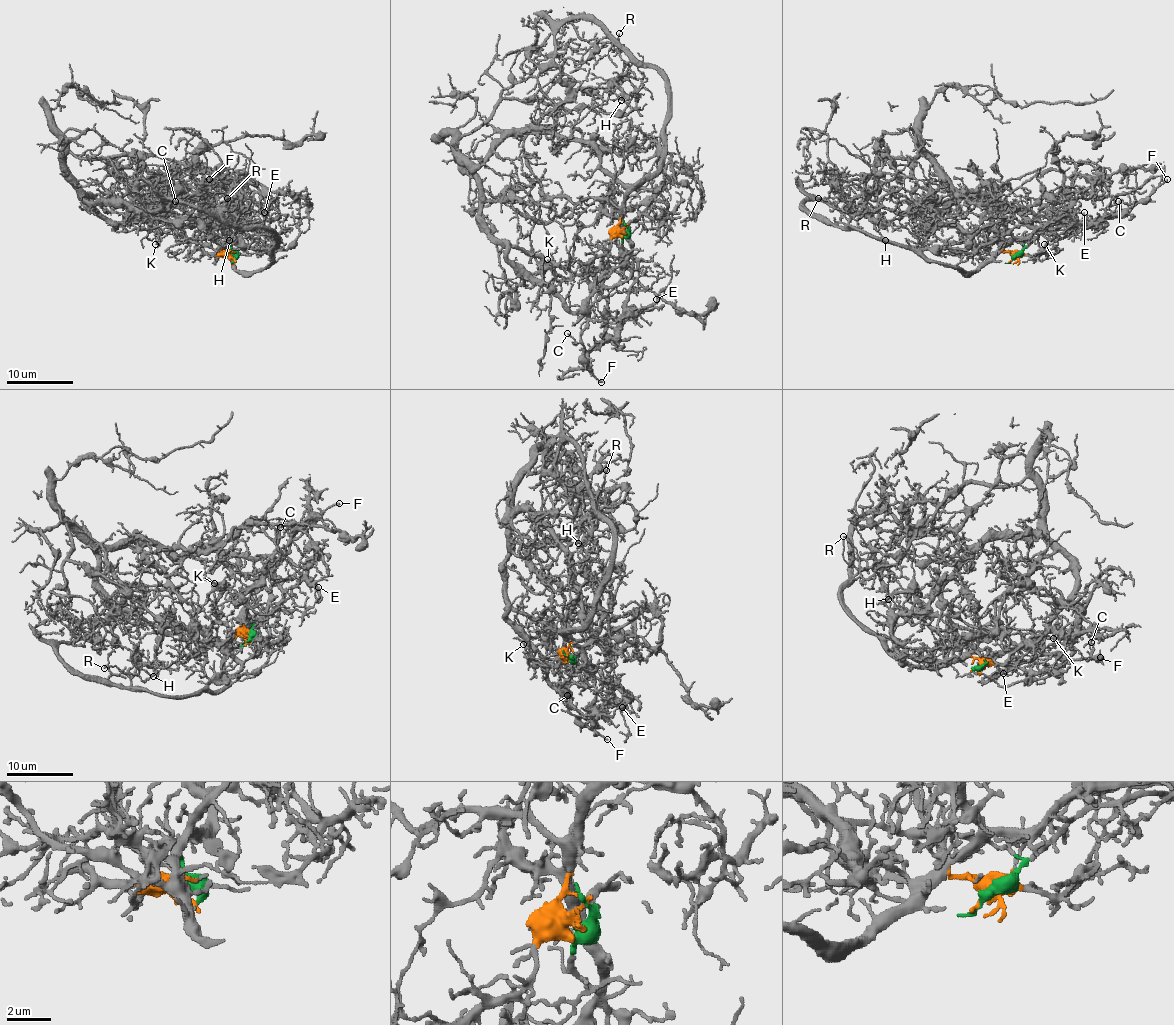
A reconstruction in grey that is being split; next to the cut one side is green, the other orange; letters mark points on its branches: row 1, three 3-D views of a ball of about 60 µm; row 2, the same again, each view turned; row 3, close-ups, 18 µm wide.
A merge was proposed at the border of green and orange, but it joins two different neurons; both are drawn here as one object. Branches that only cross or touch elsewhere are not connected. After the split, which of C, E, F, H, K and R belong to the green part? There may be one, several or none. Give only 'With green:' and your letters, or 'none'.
With green: C, E, F, K

